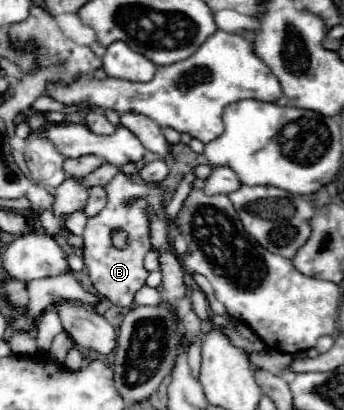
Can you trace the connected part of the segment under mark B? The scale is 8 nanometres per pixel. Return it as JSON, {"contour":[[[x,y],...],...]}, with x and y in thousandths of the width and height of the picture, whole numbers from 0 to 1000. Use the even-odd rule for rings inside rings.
{"contour":[[[346,420],[305,454],[305,468],[311,468],[311,502],[282,527],[253,532],[253,551],[247,551],[247,566],[241,566],[241,639],[247,639],[253,673],[270,688],[270,698],[282,702],[282,712],[294,722],[305,722],[323,741],[369,751],[369,746],[387,741],[392,712],[422,693],[422,683],[433,673],[433,663],[416,649],[416,629],[439,610],[439,532],[433,532],[433,522],[468,522],[474,517],[480,459],[468,459],[468,454],[433,454],[433,449],[392,449],[358,420]],[[369,488],[387,488],[387,498],[369,502]],[[334,561],[363,561],[369,566],[369,600],[363,605],[340,605],[323,590]]]}

